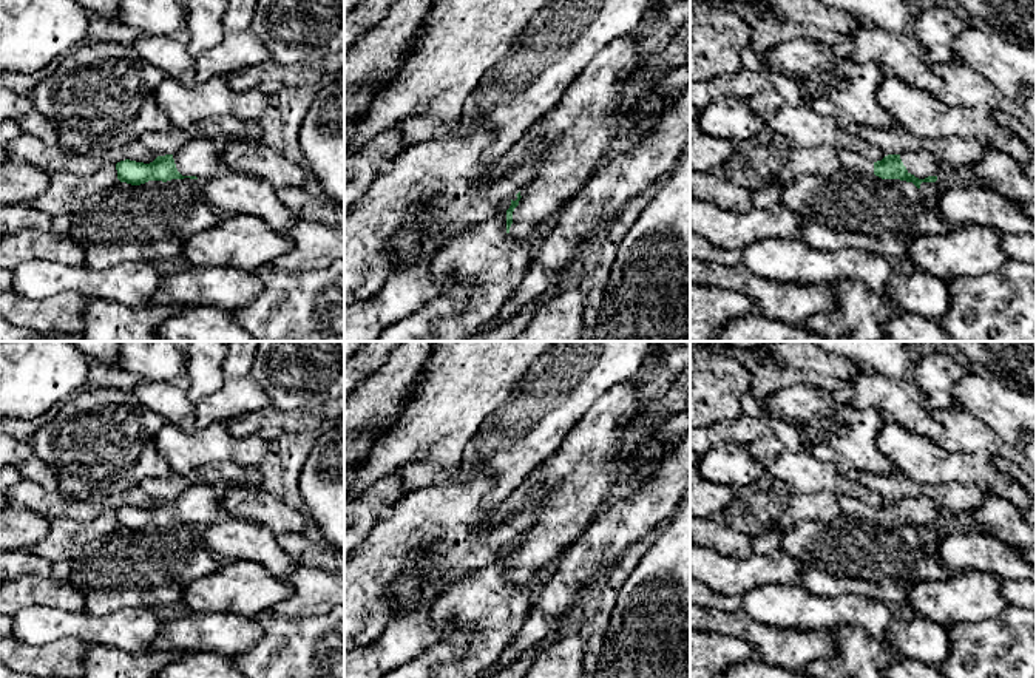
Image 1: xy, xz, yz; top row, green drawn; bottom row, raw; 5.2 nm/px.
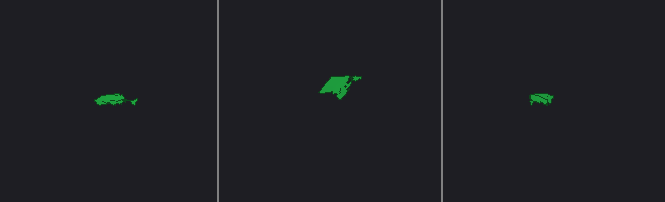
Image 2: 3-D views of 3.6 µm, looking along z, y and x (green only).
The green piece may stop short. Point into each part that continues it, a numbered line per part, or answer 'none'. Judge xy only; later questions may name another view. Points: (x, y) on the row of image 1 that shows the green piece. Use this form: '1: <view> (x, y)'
1: xy (199, 156)

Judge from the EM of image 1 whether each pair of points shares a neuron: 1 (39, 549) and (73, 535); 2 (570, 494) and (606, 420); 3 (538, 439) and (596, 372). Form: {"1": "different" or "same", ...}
{"1": "same", "2": "same", "3": "same"}

